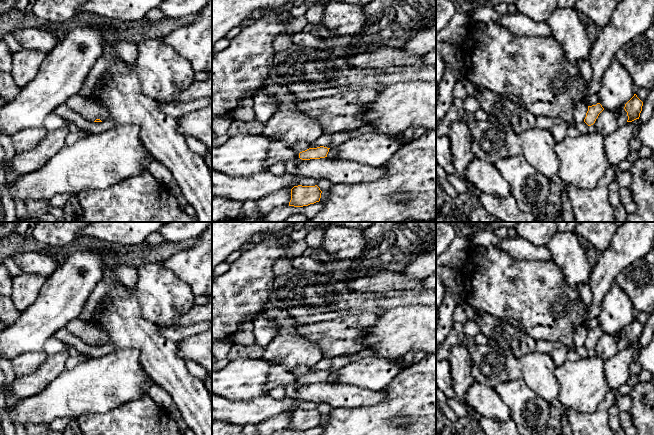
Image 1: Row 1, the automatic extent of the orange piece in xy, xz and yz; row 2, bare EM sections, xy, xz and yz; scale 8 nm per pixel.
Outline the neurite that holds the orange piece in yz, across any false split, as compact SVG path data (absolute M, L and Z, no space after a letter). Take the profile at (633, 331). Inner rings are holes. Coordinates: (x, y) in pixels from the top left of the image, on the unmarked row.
M636 318L625 328L625 335L627 336L627 346L632 346L639 343L642 335L643 326L637 321Z

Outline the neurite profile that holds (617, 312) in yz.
M614 283L603 298L599 317L599 327L618 341L625 328L634 320L636 311L629 296Z

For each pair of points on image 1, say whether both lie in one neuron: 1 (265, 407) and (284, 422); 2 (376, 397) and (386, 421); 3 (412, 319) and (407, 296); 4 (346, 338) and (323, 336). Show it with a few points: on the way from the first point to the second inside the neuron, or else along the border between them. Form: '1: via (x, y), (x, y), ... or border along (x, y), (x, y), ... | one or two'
1: border along (290, 413), (280, 413), (256, 424) | two
2: border along (387, 391), (387, 394), (379, 402), (355, 408) | two
3: border along (425, 304), (402, 304), (388, 309) | two
4: via (340, 336), (329, 336) | one

